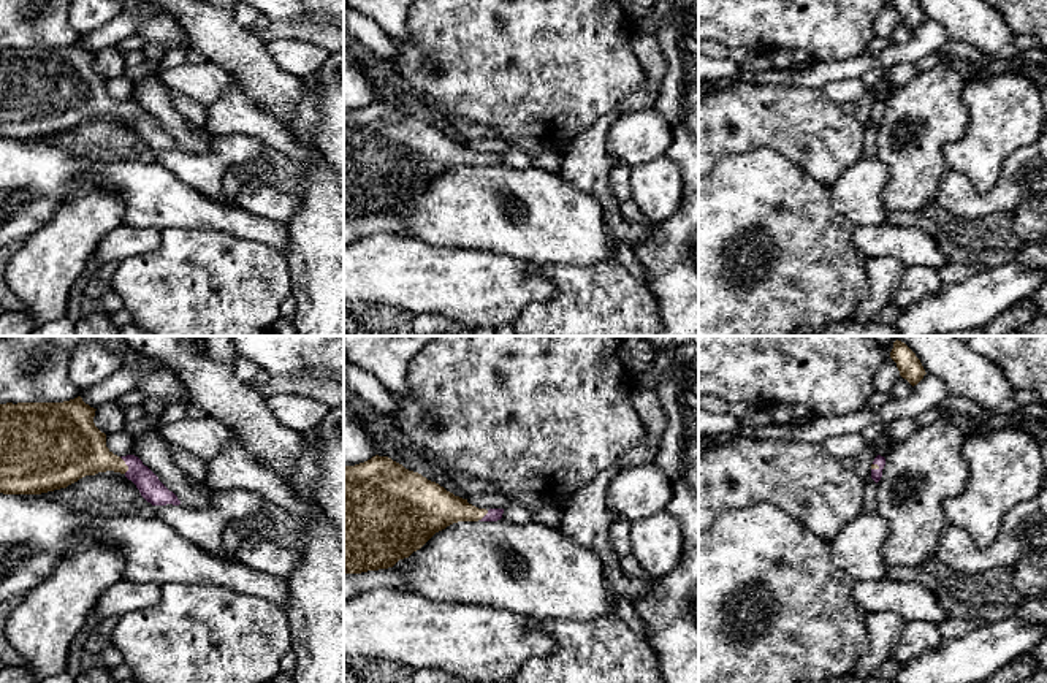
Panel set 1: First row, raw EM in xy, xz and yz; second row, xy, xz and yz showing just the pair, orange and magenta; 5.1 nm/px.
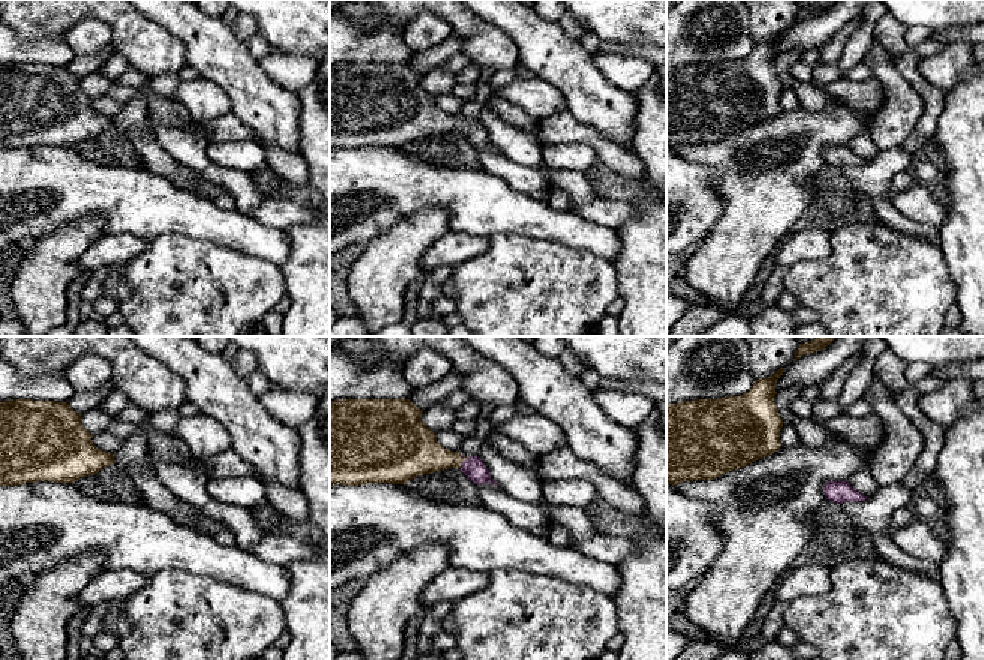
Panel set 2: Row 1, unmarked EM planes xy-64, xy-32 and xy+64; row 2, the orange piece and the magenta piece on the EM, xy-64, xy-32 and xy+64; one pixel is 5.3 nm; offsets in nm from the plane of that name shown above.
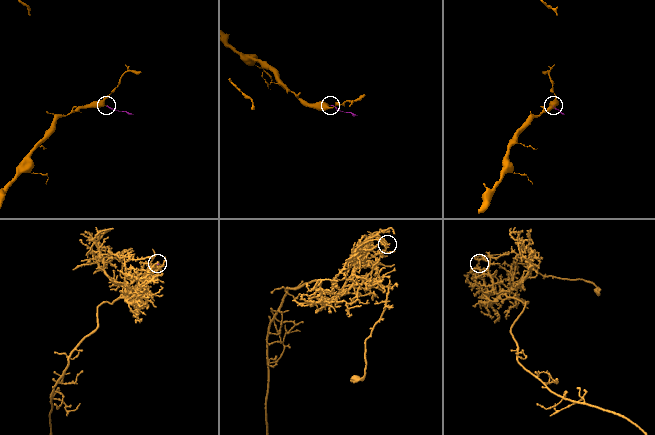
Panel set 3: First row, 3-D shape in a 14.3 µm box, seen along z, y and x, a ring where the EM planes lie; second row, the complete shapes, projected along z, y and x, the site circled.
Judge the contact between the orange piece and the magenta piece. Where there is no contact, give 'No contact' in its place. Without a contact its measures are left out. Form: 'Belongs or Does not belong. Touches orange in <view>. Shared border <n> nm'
Belongs. Touches orange in xy. Shared border 90 nm

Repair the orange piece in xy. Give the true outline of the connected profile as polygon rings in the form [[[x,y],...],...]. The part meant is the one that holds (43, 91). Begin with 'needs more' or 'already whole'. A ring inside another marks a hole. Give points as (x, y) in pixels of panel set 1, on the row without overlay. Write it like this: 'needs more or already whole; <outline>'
needs more; [[[81,41],[63,48],[6,48],[0,49],[0,138],[3,139],[41,139],[78,127],[86,120],[114,116],[124,119],[152,151],[179,151],[177,141],[169,136],[158,122],[135,100],[117,101],[106,92],[106,79],[95,68],[93,52]]]

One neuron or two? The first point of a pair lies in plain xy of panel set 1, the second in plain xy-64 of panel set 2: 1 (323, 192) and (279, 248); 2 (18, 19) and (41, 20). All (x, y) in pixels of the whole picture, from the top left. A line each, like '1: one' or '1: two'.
1: two
2: two

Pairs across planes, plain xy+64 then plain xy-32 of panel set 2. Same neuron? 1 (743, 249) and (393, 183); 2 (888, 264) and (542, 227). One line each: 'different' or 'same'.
1: different
2: different

